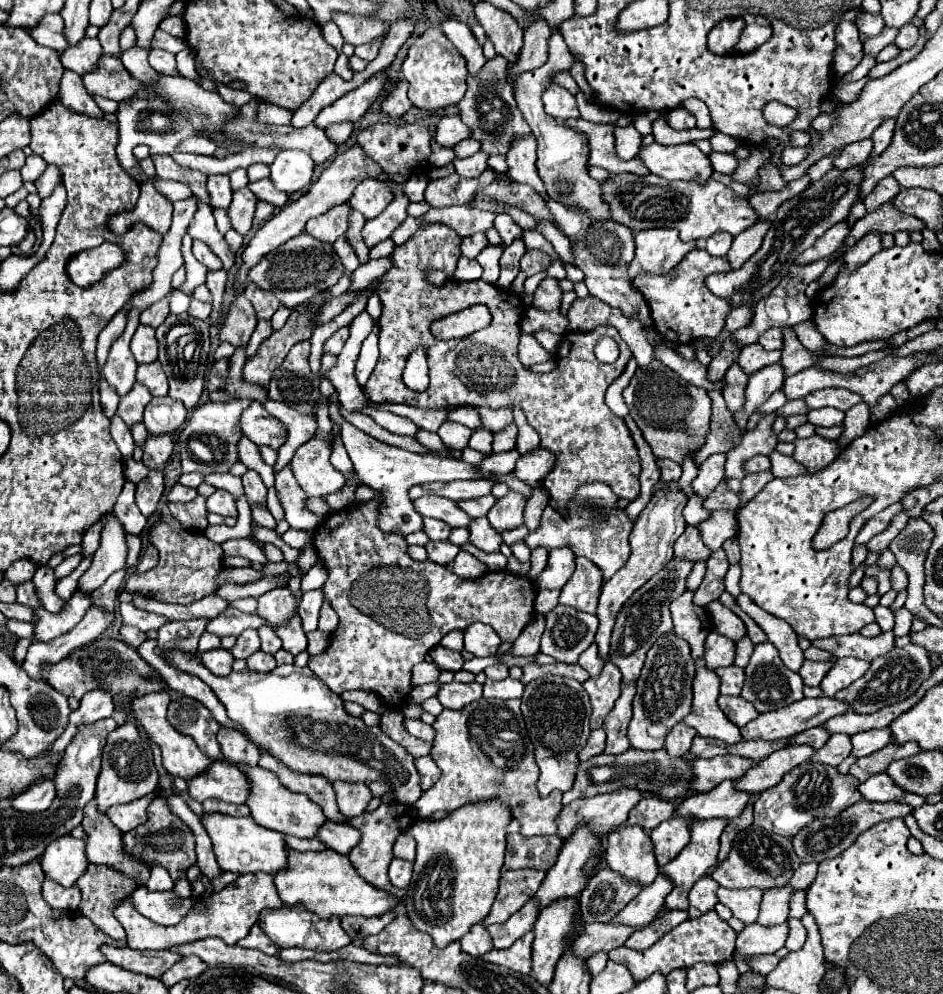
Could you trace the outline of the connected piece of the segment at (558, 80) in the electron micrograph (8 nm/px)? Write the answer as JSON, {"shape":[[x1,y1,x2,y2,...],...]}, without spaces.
{"shape":[[561,71,561,73,553,73,551,77,551,85,559,85,559,87,565,87,567,91,571,91,573,95,577,93,577,83,573,81,573,77,567,73,567,71]]}

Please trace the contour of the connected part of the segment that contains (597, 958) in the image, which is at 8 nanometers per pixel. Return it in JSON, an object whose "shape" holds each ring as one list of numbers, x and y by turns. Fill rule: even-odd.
{"shape":[[597,953,597,955,593,955,593,957,589,957,589,961,587,961,587,969,589,969,589,975,591,977,595,977,597,973,601,973,601,969,607,965,607,955,605,953]]}

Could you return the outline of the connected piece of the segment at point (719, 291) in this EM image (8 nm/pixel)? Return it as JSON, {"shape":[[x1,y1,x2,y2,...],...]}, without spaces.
{"shape":[[831,169,823,179,811,183,803,193,795,195,793,199,785,201,771,221,771,227,763,239,763,245,757,249,757,253,745,261,737,271,731,269,727,273,713,273,705,279,705,285,721,299,729,299,731,309,735,307,755,307,757,301,761,301,777,283,789,273,793,261,797,255,801,255,807,247,813,247,815,241,835,223,845,219,849,213,849,207,859,199,857,187,861,183,863,175,859,169]]}

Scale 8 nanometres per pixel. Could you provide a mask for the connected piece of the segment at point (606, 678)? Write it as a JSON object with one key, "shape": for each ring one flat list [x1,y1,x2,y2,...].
{"shape":[[607,661,603,671,597,677,591,677,583,683,585,691,589,693,593,715,591,715,591,729,599,729,613,709,613,703,621,695,621,671]]}

